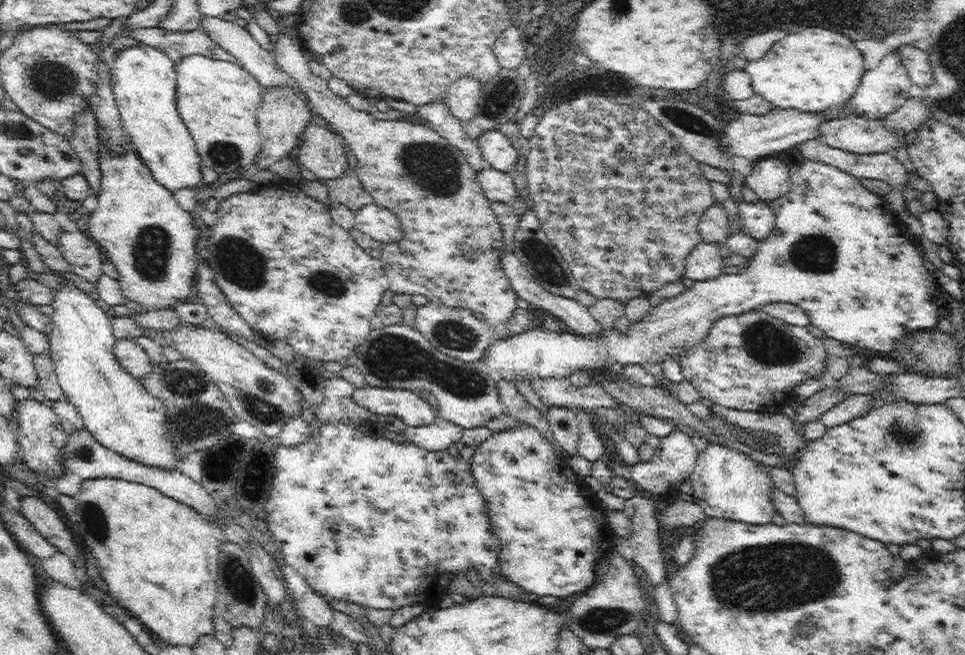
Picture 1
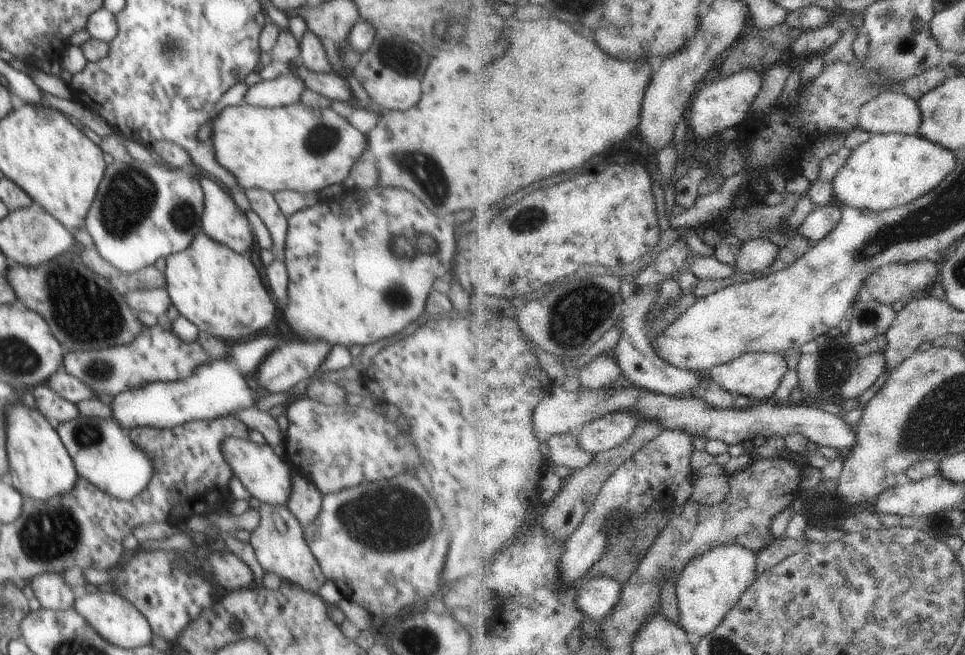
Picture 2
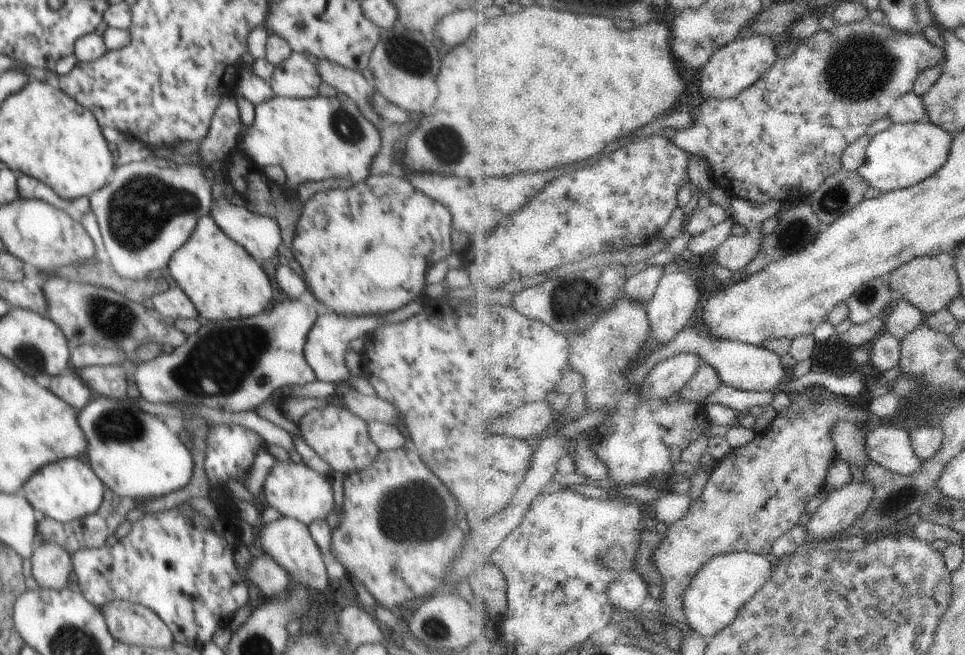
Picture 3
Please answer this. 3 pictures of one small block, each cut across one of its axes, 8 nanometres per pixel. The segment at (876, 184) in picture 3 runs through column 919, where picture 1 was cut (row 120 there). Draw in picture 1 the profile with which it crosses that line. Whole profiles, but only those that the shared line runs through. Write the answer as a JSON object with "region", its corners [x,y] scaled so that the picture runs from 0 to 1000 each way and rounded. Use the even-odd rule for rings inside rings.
{"region":[[[137,70],[124,78],[118,92],[117,145],[126,194],[159,273],[180,295],[189,287],[201,292],[209,279],[209,243],[202,215],[182,165],[181,98],[171,79],[151,70]]]}

